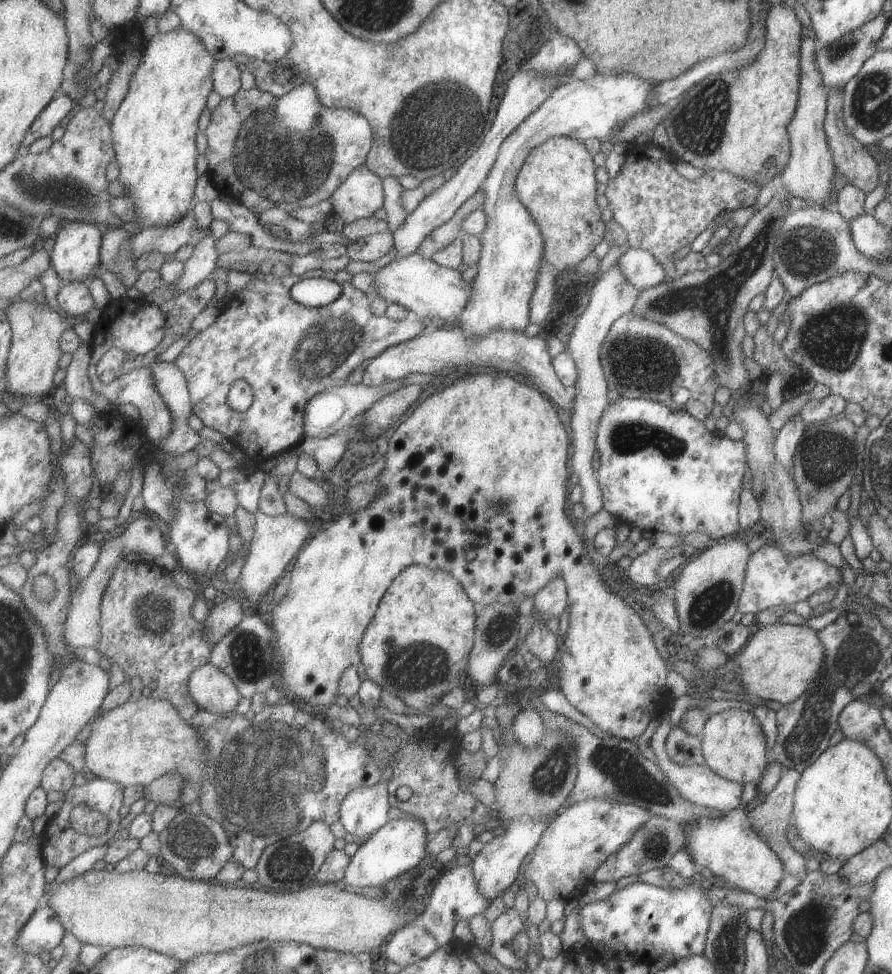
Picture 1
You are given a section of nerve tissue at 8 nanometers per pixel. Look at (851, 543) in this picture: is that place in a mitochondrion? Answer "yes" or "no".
no

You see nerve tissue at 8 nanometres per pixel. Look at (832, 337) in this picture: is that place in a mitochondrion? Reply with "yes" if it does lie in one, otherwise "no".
yes

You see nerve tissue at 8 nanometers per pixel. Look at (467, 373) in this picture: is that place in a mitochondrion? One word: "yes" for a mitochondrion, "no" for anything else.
no

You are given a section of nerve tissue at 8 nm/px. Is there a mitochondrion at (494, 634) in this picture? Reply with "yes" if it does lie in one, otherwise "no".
yes

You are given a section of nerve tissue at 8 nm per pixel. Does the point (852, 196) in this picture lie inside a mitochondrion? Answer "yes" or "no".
no

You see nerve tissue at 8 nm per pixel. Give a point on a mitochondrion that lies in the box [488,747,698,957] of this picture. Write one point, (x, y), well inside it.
(654, 847)

